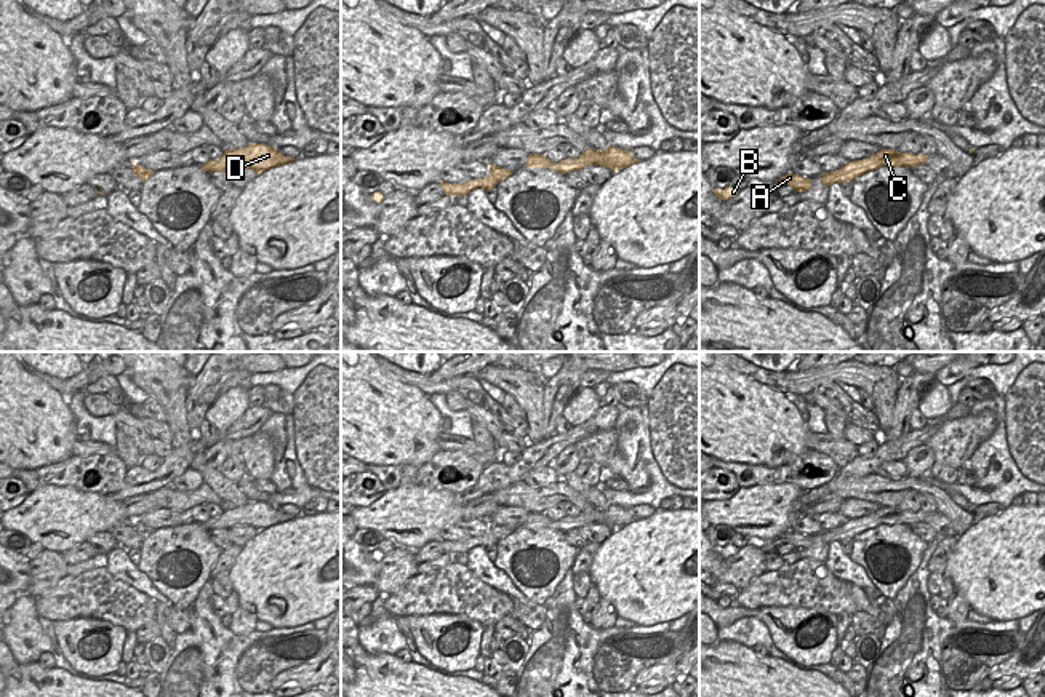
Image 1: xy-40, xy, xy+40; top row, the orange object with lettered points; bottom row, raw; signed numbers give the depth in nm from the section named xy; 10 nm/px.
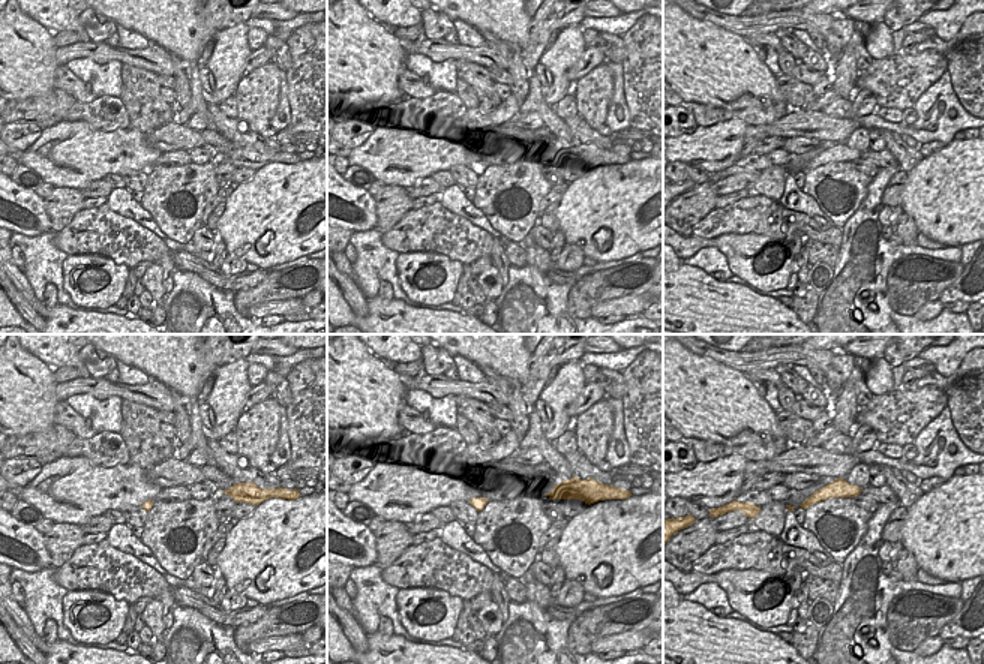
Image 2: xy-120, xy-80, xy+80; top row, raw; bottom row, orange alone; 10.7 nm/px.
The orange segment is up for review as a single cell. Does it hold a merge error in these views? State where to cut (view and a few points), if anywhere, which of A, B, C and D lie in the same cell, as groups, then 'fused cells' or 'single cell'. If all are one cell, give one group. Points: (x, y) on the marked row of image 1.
no cut; A B C D; single cell

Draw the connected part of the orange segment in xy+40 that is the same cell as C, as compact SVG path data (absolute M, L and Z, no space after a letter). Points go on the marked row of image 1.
M882 149L877 153L863 158L863 160L856 160L856 161L848 161L845 166L842 166L840 169L835 169L832 173L823 173L823 184L831 185L834 182L840 184L845 181L853 181L858 176L867 173L867 171L874 171L880 166L917 166L917 165L925 165L925 161L928 160L928 155L923 153L901 153L898 150L891 150L891 149Z

